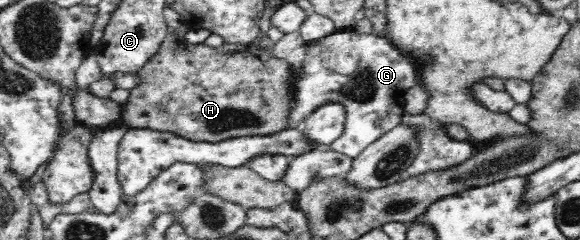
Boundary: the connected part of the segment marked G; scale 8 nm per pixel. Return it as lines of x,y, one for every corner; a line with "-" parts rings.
339,30
323,39
309,43
305,60
295,73
293,102
291,107
291,128
297,128
299,121
305,119
318,105
325,102
341,102
345,106
346,121
344,133
334,144
339,152
357,157
370,143
403,122
405,93
420,85
418,65
413,58
401,51
388,37
375,34
361,34
354,30

